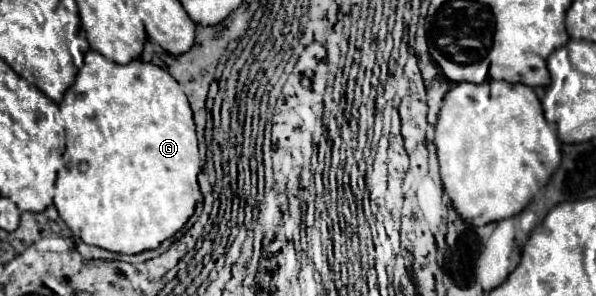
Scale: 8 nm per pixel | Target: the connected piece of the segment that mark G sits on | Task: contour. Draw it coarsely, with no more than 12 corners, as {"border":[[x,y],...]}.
{"border":[[88,50],[58,104],[52,205],[118,254],[202,201],[192,110]]}

